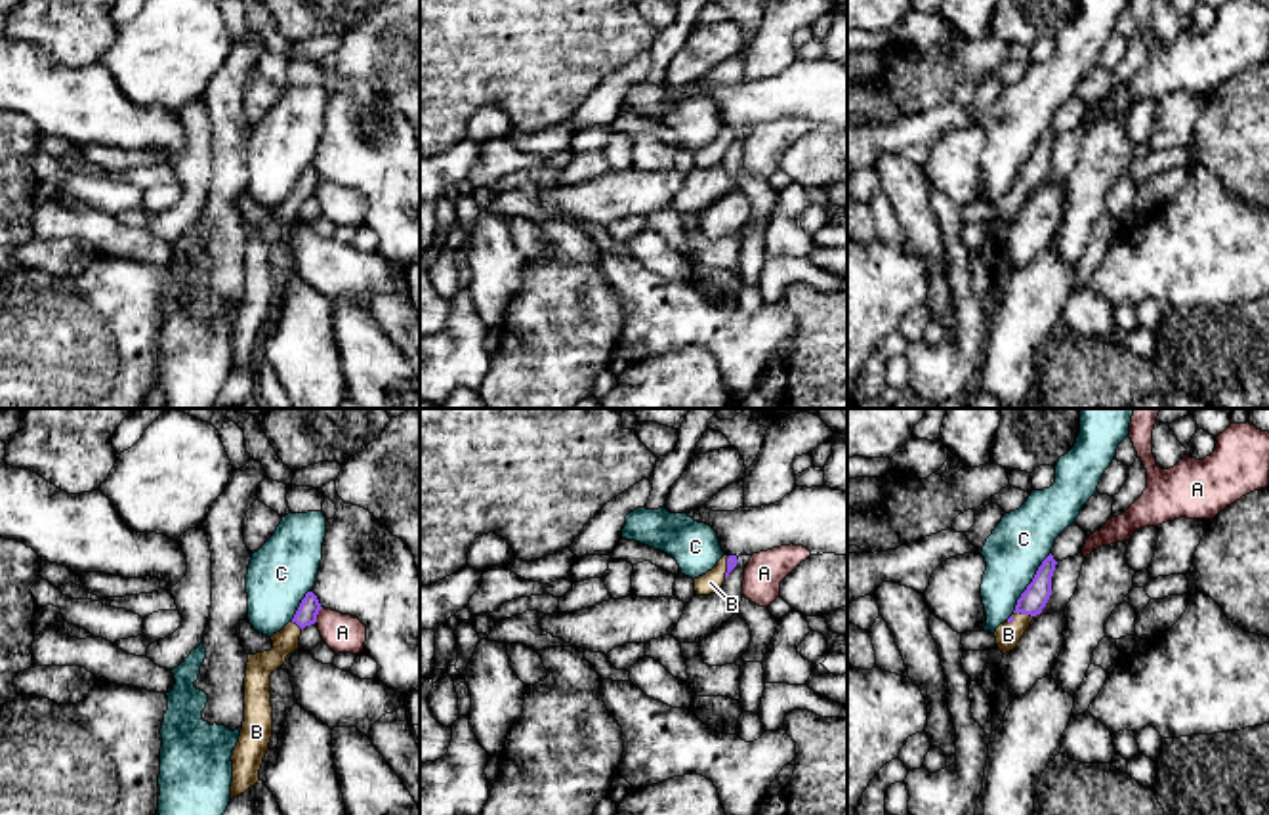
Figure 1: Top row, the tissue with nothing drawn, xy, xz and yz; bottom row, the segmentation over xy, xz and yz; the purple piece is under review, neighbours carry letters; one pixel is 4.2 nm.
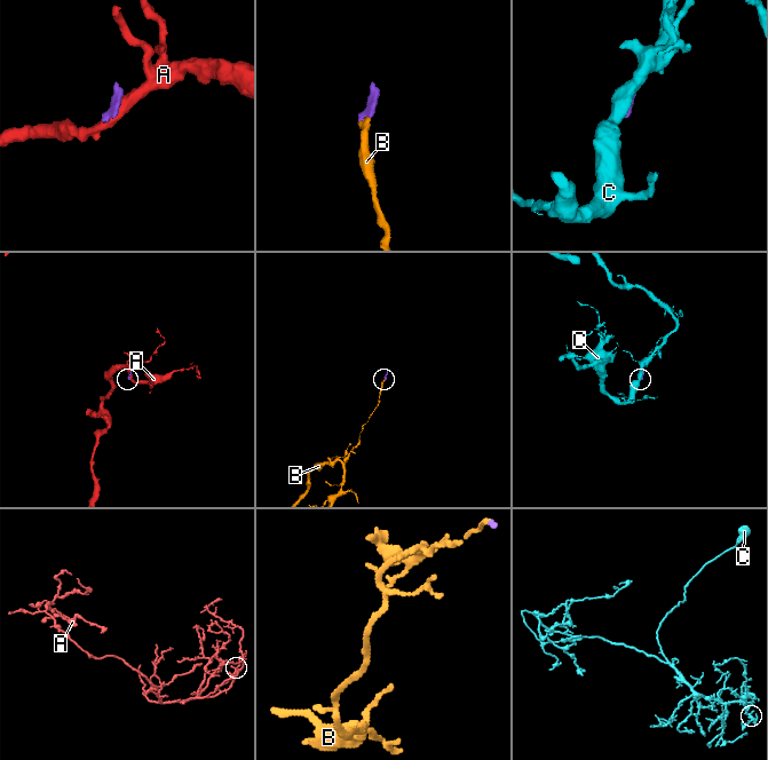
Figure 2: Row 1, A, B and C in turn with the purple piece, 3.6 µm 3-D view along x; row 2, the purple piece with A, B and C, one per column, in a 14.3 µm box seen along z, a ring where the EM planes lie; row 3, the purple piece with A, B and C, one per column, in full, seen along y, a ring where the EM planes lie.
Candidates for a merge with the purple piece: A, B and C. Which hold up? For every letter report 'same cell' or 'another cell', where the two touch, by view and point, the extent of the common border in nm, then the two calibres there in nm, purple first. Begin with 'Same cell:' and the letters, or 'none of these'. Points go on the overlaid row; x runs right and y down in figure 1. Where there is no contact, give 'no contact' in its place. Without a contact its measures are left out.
Same cell: B
A: another cell; meets purple in xy at (317, 613); contact 80 nm long; 90 nm thick on the purple side, 160 nm on the other
B: same cell; meets purple in yz at (1018, 611); contact 120 nm long; 110 nm thick on the purple side, 110 nm on the other
C: another cell; meets purple in yz at (1027, 586); contact 340 nm long; 110 nm thick on the purple side, 240 nm on the other

